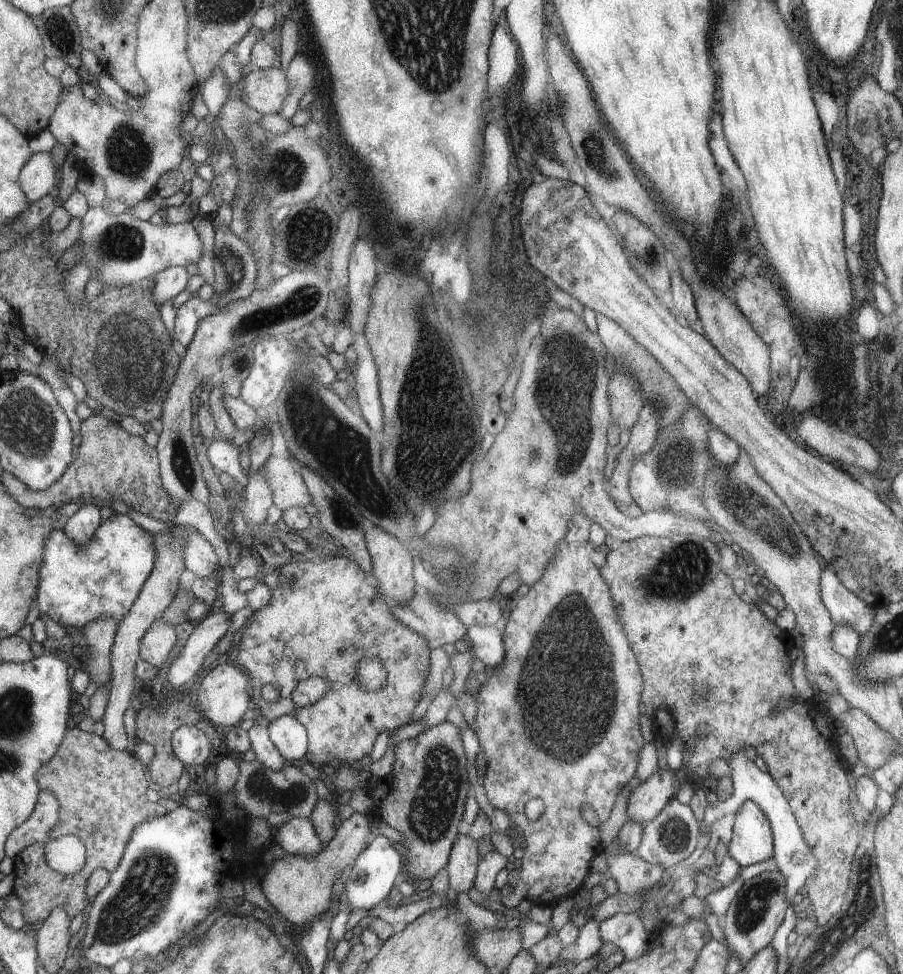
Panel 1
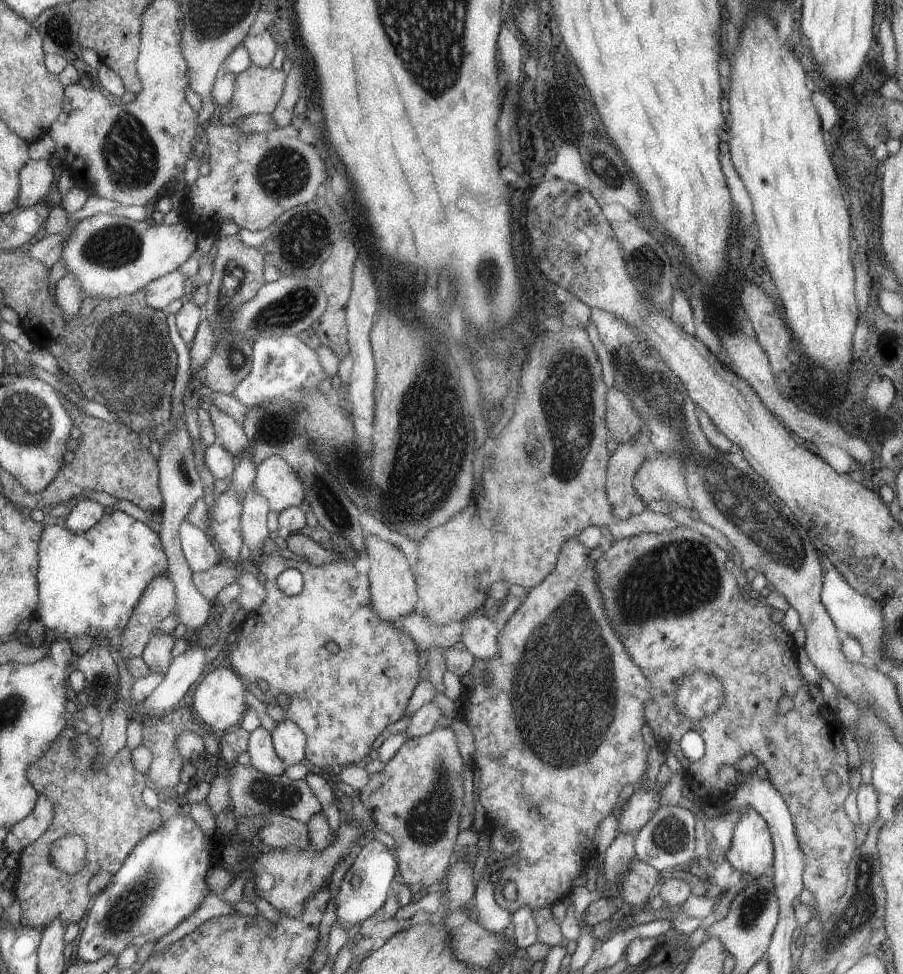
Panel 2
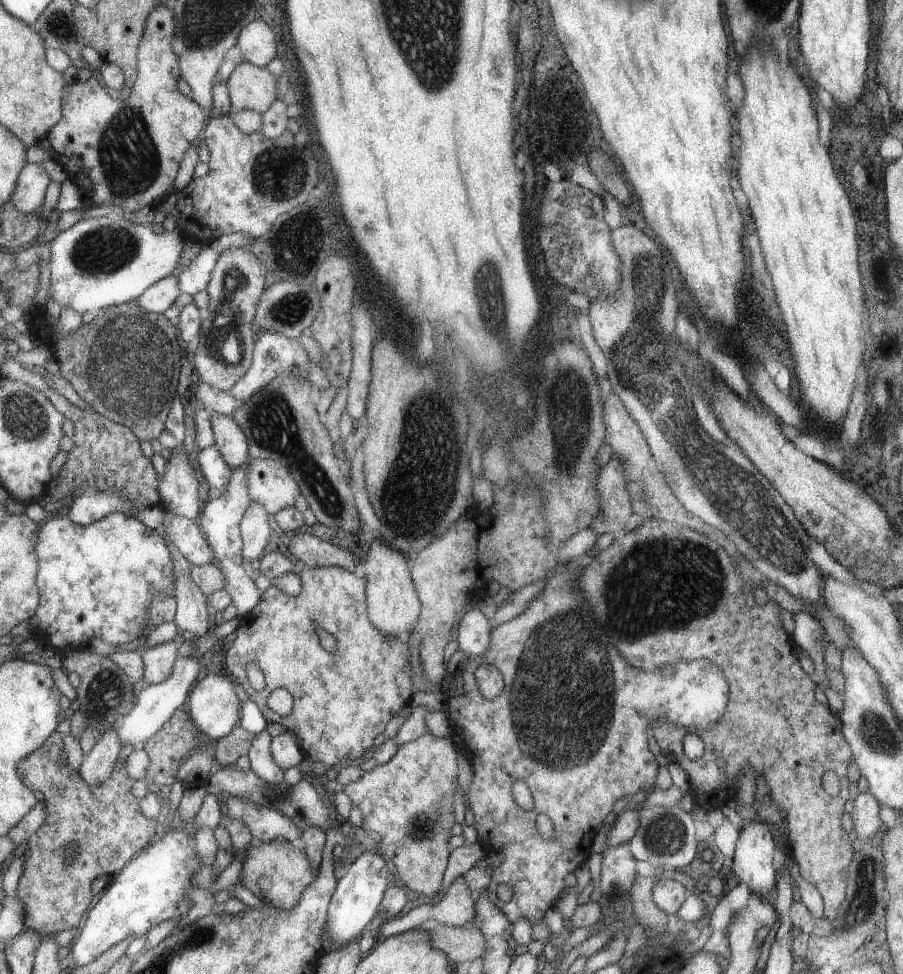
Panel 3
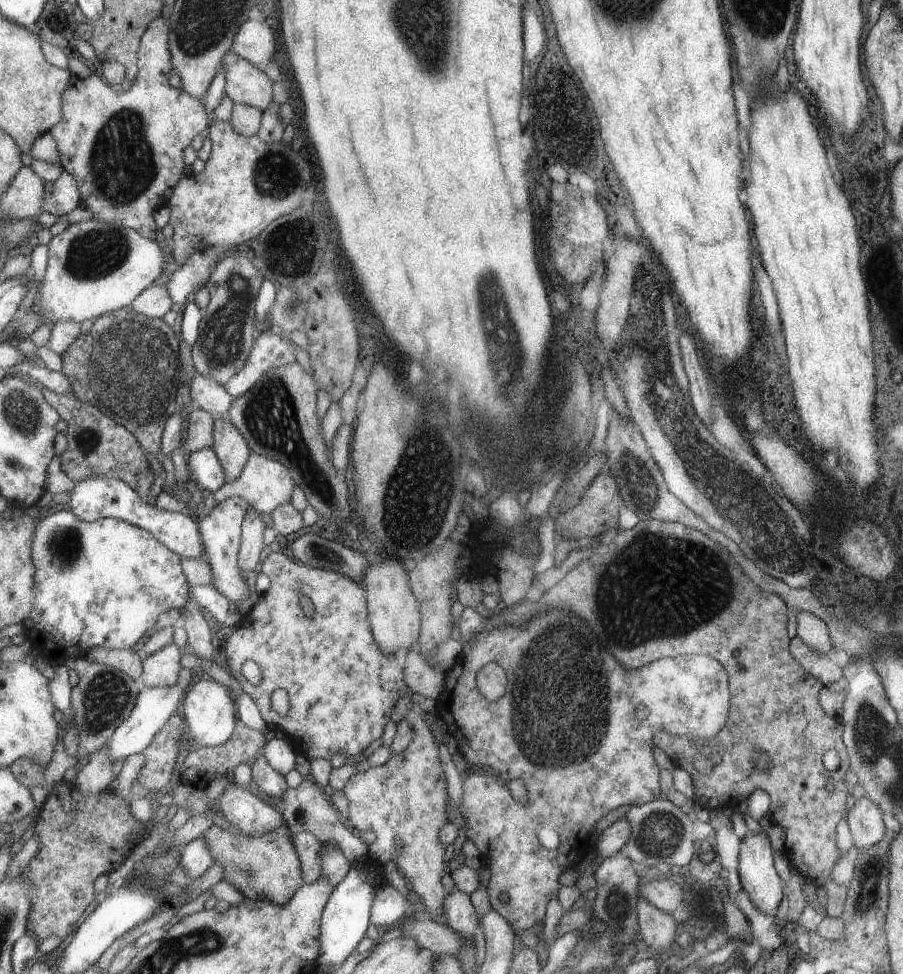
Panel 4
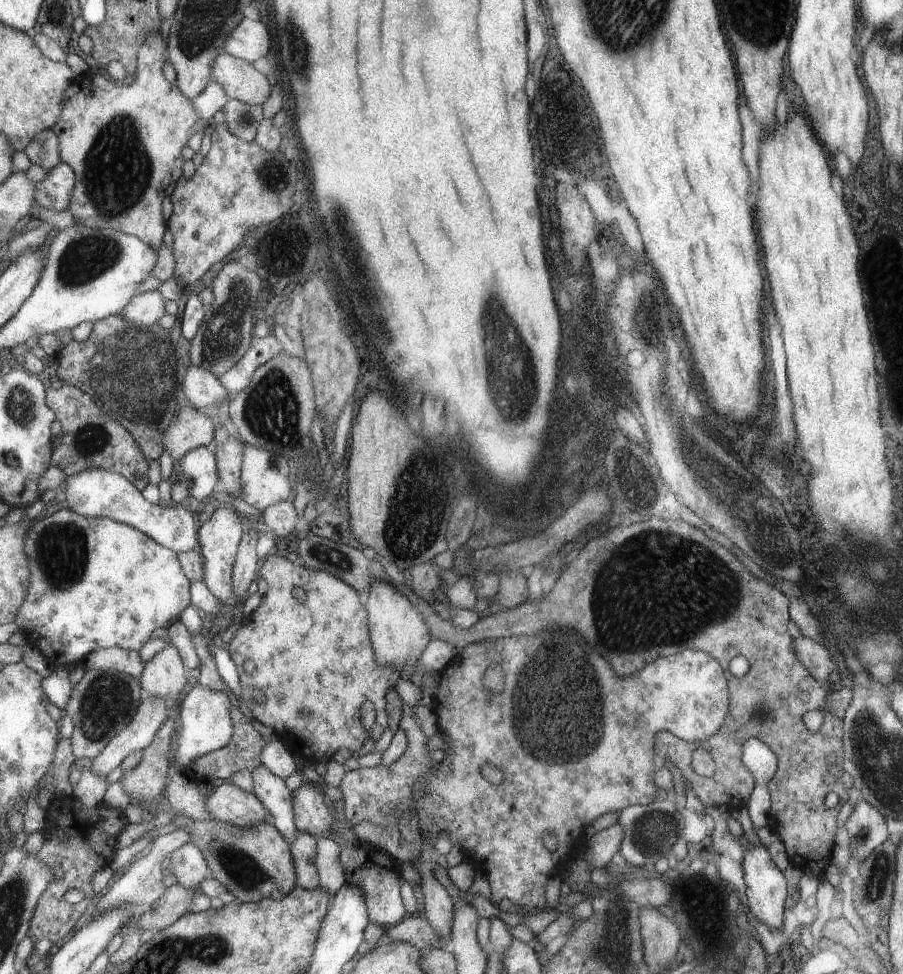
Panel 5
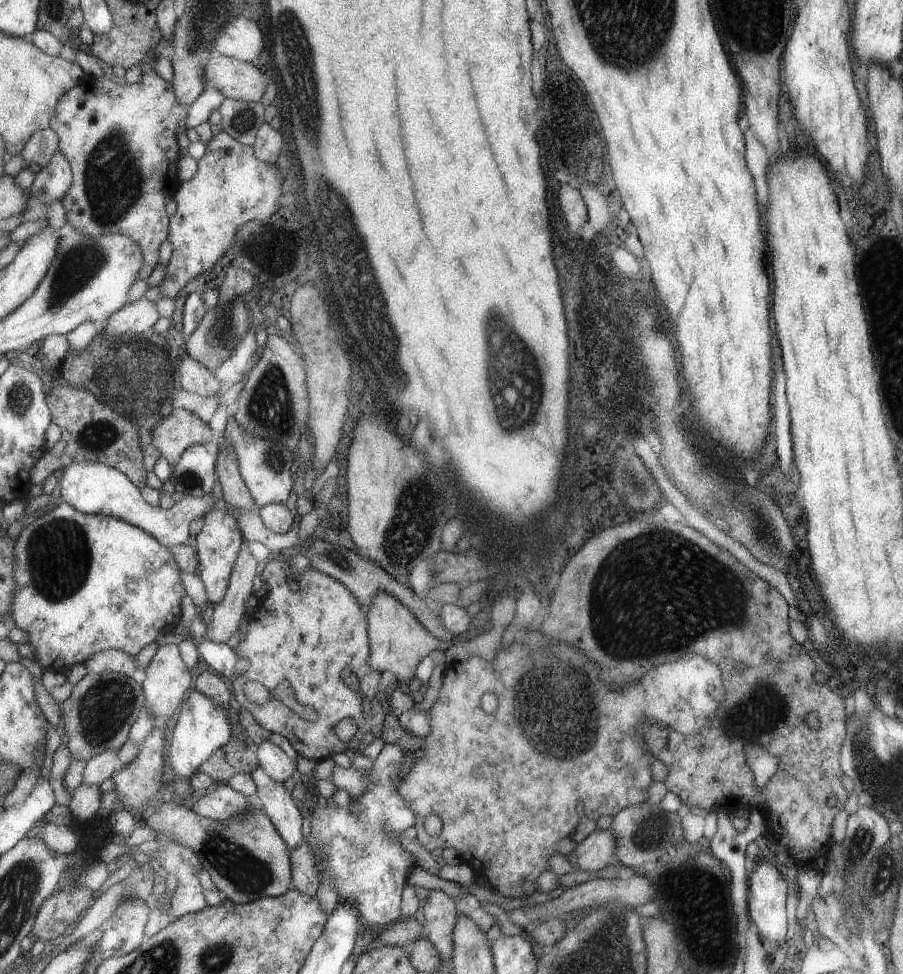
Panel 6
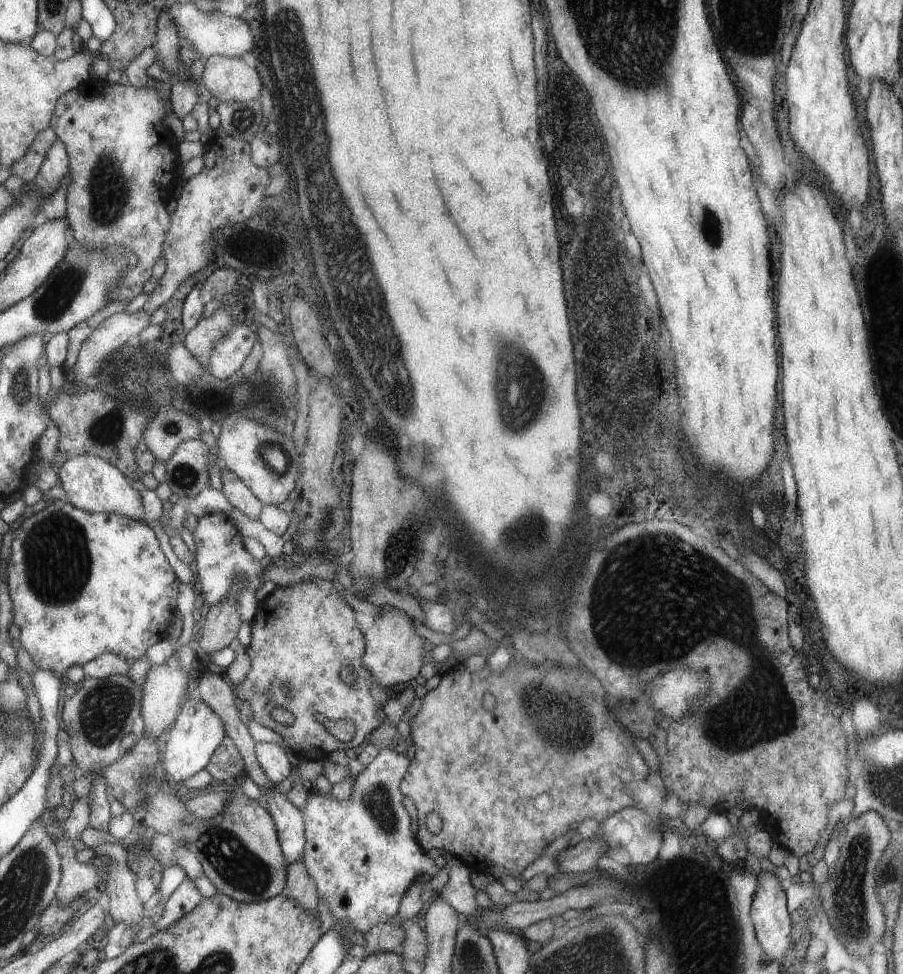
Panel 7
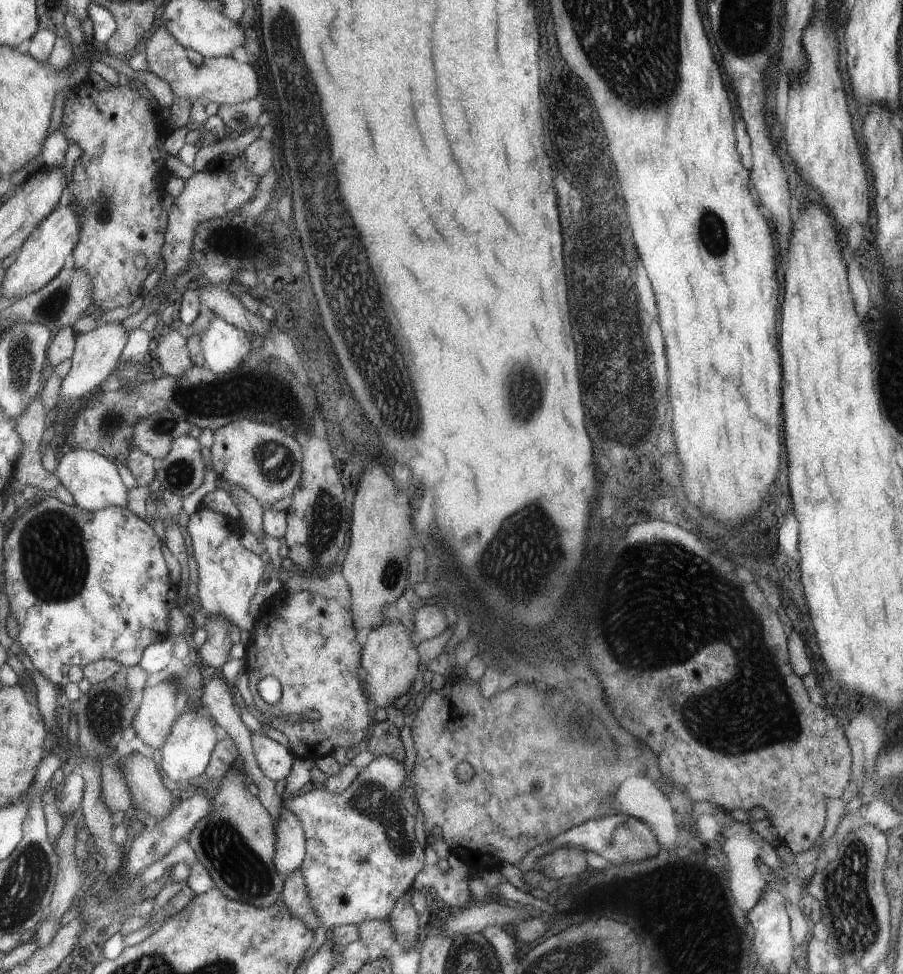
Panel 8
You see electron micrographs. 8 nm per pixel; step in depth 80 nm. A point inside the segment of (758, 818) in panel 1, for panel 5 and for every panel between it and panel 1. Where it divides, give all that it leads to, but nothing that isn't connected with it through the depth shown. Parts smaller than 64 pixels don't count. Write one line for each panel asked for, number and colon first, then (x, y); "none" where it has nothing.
2: (750, 851)
3: (752, 863)
4: (758, 879)
5: (765, 891)

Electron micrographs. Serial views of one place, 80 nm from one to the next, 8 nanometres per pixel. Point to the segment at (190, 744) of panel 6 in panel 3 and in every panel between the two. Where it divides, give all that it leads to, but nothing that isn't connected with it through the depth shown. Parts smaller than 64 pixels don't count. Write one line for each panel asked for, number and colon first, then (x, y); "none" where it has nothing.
3: (214, 705)
4: (211, 714)
5: (206, 718)

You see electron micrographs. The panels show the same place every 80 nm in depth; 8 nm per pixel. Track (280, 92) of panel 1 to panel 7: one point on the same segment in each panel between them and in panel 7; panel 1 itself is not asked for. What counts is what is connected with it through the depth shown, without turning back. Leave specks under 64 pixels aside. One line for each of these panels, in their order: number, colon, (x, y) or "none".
2: (258, 89)
3: (251, 88)
4: (246, 85)
5: (241, 80)
6: (236, 79)
7: (229, 78)

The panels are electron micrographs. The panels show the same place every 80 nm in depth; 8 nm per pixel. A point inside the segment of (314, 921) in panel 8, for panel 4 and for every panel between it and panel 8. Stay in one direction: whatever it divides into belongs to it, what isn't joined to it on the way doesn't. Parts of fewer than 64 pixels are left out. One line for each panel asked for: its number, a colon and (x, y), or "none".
4: (308, 846)
5: (303, 848)
6: (304, 874)
7: (300, 887)

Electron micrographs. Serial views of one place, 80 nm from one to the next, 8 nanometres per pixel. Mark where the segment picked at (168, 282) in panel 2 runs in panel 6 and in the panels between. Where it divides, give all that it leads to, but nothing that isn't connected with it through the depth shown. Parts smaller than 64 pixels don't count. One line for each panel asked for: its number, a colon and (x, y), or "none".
3: (159, 296)
4: (154, 302)
5: (145, 309)
6: (137, 317)

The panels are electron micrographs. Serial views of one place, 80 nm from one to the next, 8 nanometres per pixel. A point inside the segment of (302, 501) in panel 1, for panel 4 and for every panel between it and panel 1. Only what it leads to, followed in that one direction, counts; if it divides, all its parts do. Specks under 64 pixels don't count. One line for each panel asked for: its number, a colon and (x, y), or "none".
2: (277, 481)
3: (271, 484)
4: (265, 483)

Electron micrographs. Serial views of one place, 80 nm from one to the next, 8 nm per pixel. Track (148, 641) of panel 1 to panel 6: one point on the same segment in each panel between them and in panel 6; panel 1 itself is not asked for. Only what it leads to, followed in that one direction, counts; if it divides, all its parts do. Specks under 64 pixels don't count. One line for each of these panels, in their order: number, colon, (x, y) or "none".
2: (158, 653)
3: (159, 660)
4: (162, 668)
5: (164, 676)
6: (167, 680)

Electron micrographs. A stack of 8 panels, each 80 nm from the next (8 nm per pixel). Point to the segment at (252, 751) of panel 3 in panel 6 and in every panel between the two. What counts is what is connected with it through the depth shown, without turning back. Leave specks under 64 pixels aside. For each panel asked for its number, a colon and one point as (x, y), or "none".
4: (271, 783)
5: (270, 790)
6: (276, 802)

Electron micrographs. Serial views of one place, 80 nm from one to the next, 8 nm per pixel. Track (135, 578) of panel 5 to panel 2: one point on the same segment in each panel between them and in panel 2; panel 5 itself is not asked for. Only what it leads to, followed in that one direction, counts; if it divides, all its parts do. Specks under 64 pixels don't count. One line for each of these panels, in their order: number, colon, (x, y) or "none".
2: (90, 583)
3: (97, 581)
4: (103, 584)

